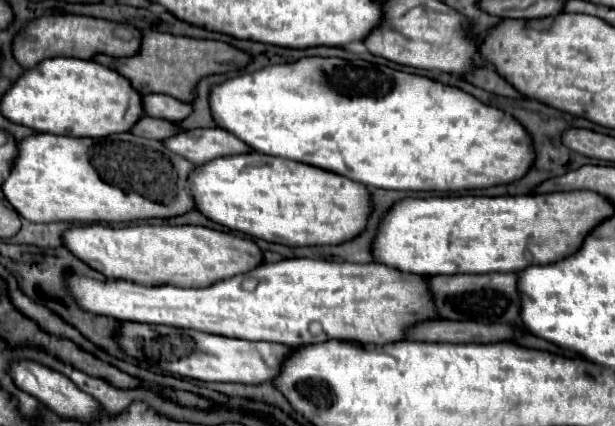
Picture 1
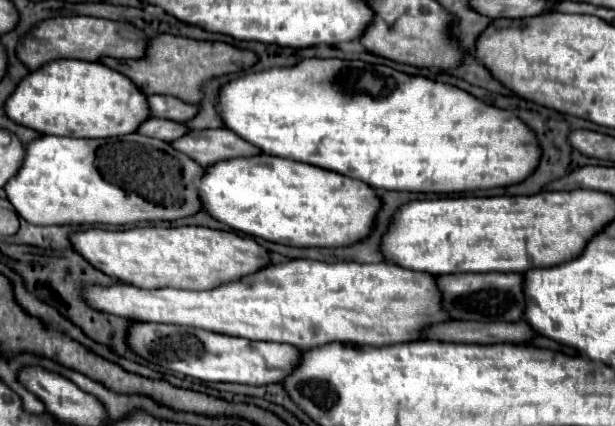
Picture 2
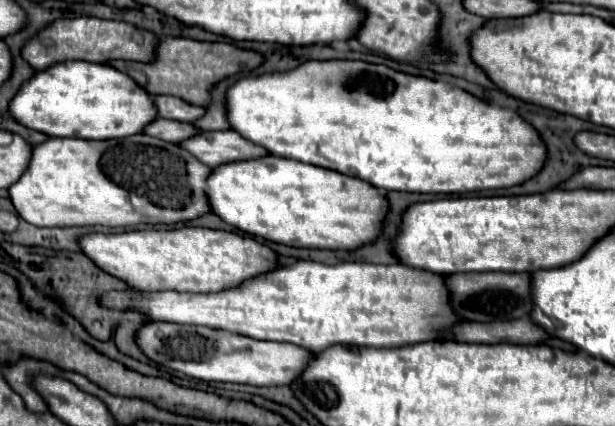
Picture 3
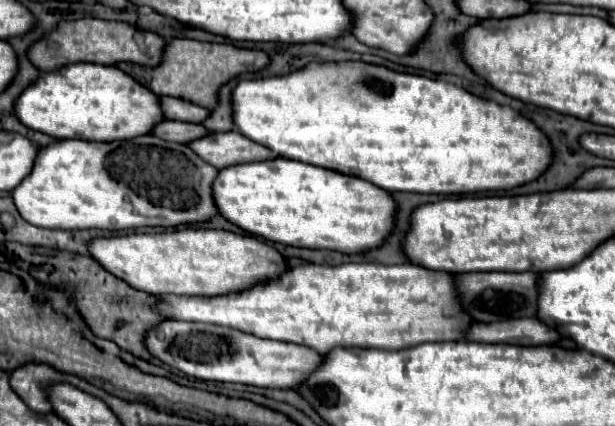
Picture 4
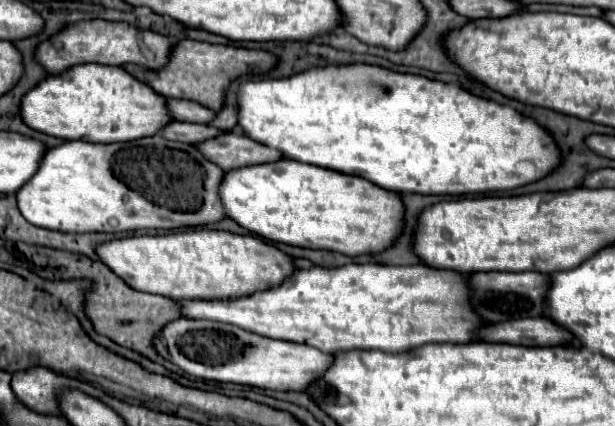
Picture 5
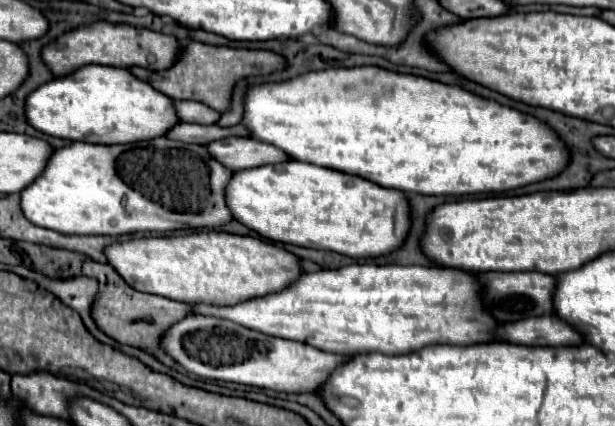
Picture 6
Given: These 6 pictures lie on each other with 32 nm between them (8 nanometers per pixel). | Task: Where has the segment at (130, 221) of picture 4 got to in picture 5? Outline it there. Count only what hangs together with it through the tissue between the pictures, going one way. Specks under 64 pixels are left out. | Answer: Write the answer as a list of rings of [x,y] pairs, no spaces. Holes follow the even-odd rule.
[[[162,136],[116,144],[90,144],[76,140],[50,148],[42,158],[40,170],[16,192],[16,196],[18,208],[28,222],[60,232],[118,234],[134,230],[174,230],[216,224],[226,218],[218,192],[222,178],[224,170],[210,162],[194,144],[170,142]]]

